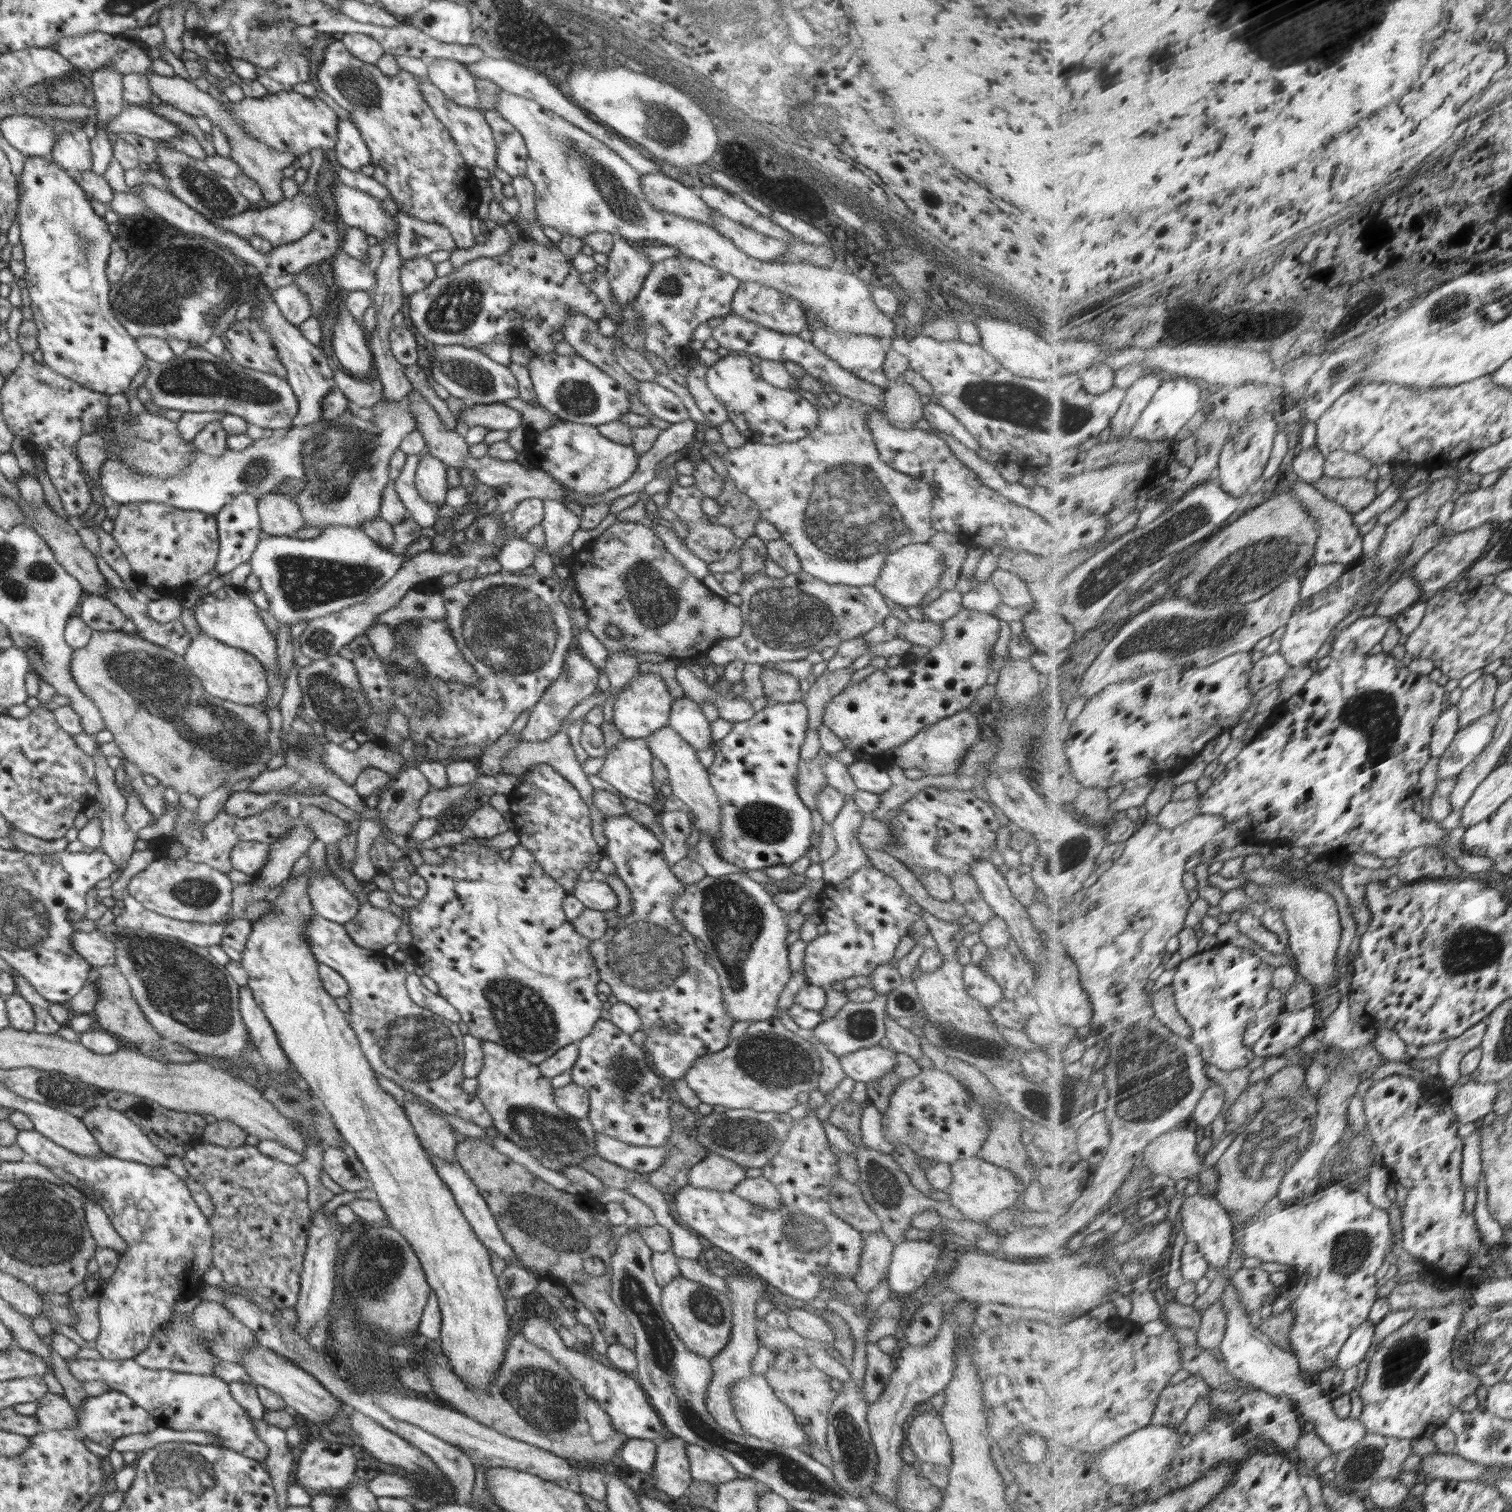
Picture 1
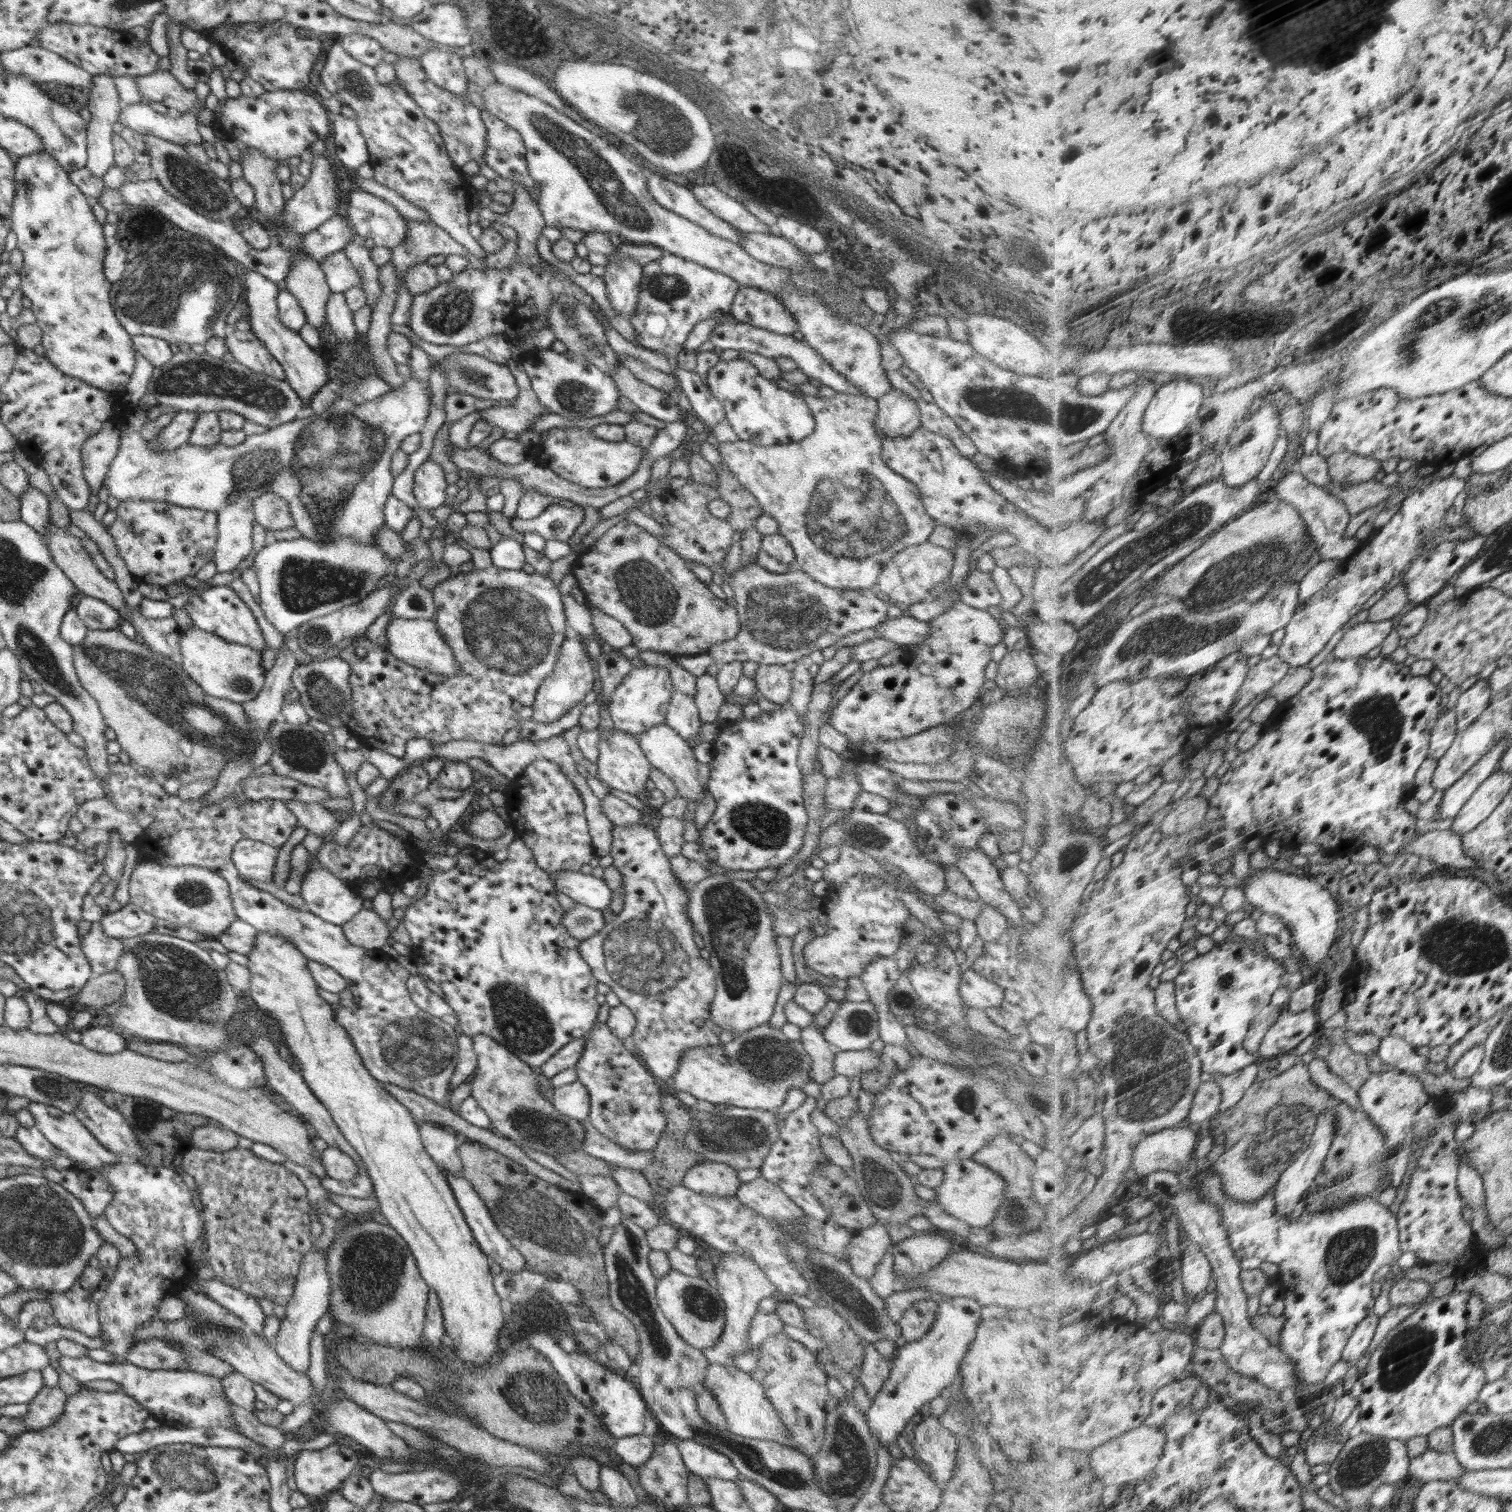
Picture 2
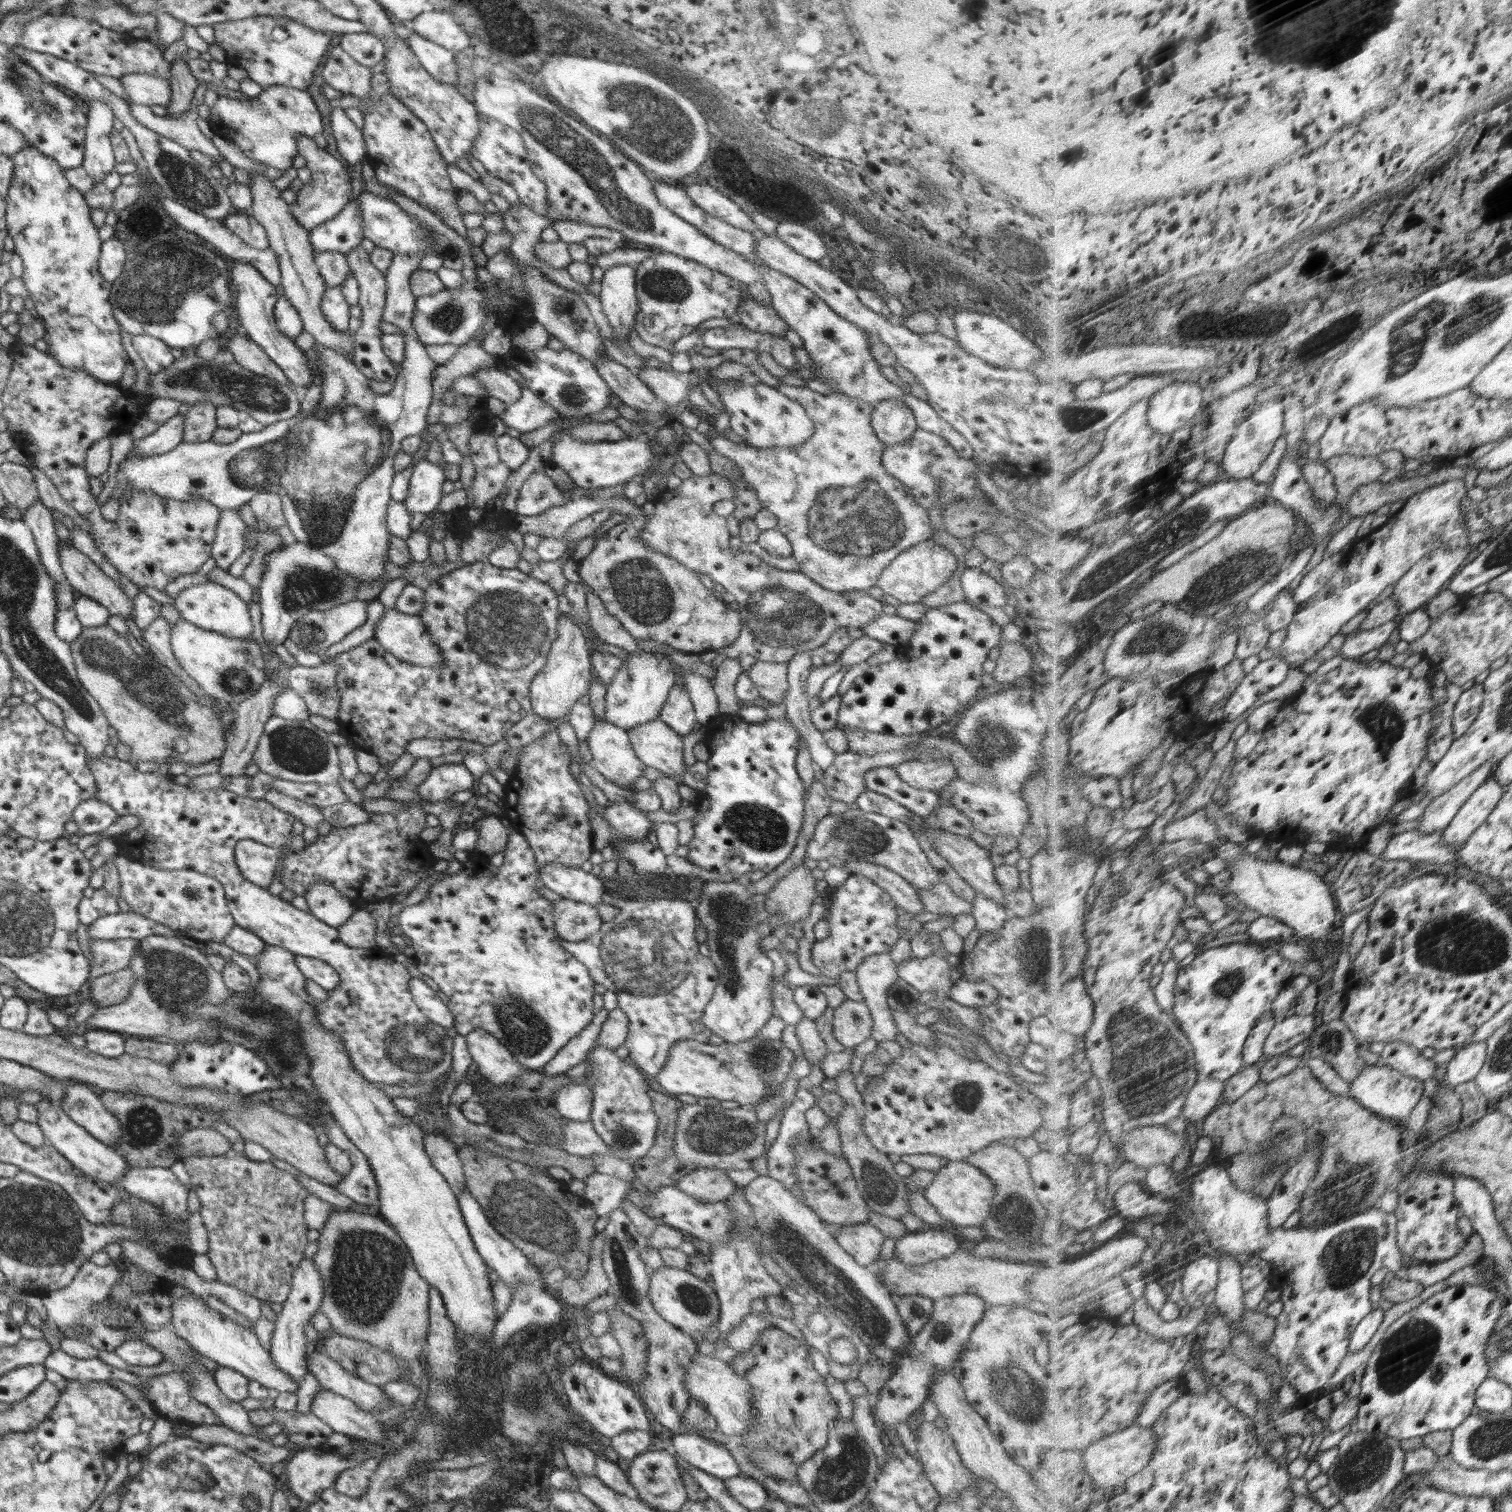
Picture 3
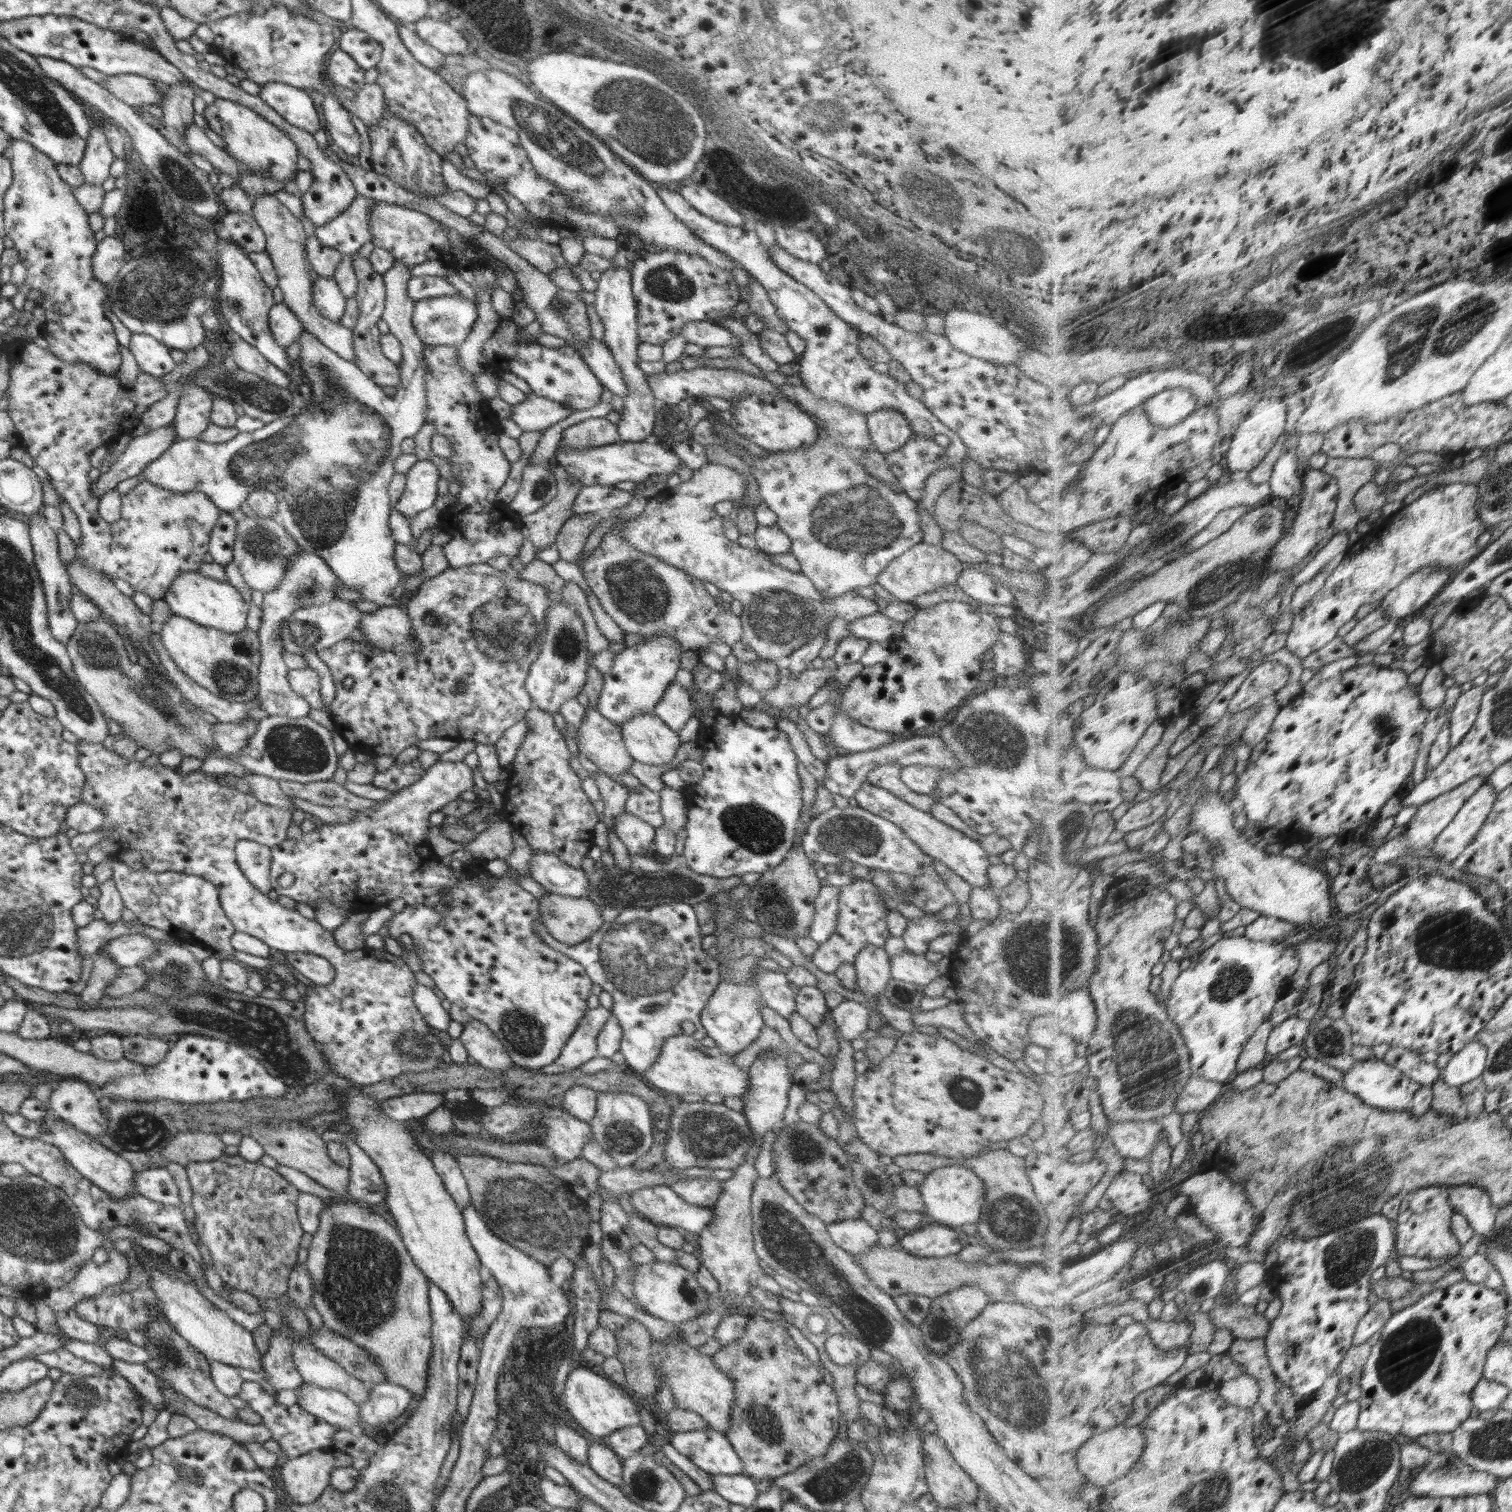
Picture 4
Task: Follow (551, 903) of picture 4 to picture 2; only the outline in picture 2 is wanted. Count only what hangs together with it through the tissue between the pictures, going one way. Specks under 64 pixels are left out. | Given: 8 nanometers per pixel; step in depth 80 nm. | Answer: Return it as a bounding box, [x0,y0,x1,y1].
[562,903,605,942]

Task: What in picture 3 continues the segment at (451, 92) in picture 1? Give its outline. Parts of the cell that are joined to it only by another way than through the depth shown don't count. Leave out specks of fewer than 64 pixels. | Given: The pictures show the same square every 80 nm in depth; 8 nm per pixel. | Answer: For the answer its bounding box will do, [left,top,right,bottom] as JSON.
[403,27,457,86]

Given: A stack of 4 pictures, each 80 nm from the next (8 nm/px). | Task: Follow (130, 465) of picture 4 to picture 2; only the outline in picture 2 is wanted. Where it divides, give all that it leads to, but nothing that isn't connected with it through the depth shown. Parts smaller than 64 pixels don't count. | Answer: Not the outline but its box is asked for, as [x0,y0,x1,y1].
[147,411,198,452]

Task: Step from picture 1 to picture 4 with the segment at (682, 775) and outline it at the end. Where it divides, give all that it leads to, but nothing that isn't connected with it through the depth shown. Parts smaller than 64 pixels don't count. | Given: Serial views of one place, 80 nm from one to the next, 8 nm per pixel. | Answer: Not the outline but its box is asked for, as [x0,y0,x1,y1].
[618,712,682,764]

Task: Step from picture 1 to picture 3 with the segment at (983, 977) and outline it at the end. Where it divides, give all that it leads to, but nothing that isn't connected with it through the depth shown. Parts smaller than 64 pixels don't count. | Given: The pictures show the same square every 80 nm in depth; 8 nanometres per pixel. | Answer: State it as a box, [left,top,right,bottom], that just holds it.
[949,976,998,1006]

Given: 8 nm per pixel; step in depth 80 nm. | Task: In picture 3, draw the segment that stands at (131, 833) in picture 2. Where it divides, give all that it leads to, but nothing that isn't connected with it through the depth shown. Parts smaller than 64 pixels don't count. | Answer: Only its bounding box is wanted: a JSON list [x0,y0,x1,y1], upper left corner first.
[72,799,119,835]

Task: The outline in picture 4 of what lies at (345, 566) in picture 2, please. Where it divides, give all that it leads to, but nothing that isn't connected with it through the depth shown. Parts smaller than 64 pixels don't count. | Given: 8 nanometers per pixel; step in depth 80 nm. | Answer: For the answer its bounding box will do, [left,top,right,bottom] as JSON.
[254,552,343,719]

